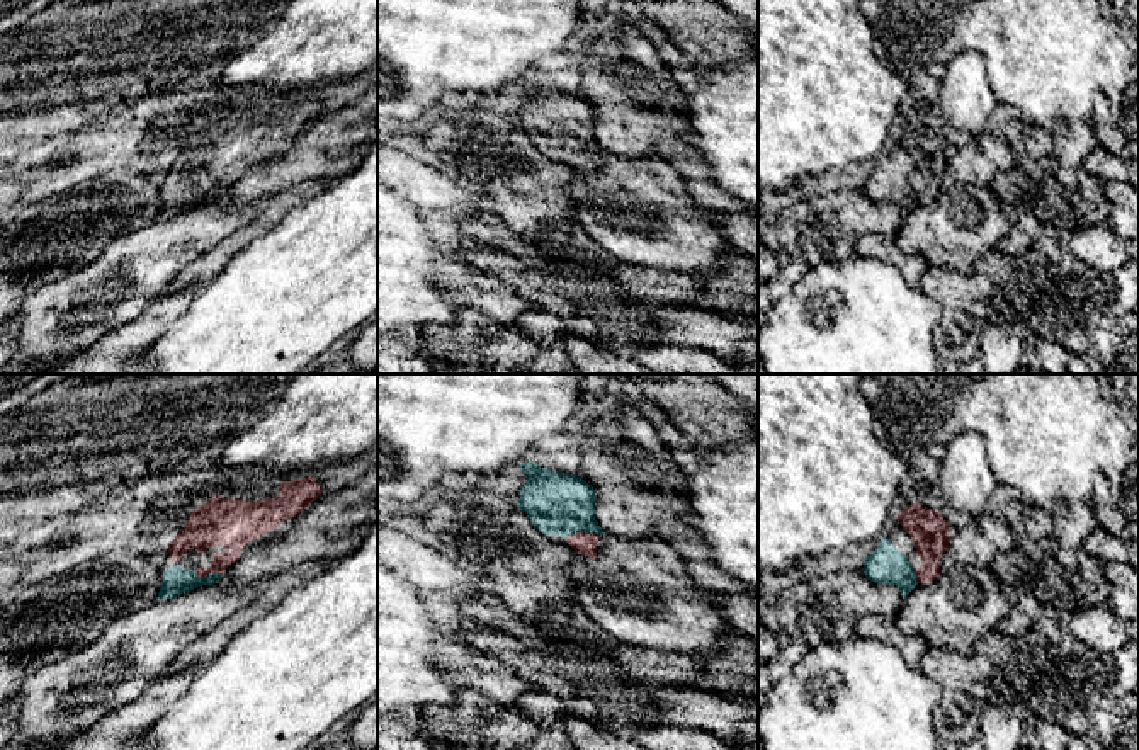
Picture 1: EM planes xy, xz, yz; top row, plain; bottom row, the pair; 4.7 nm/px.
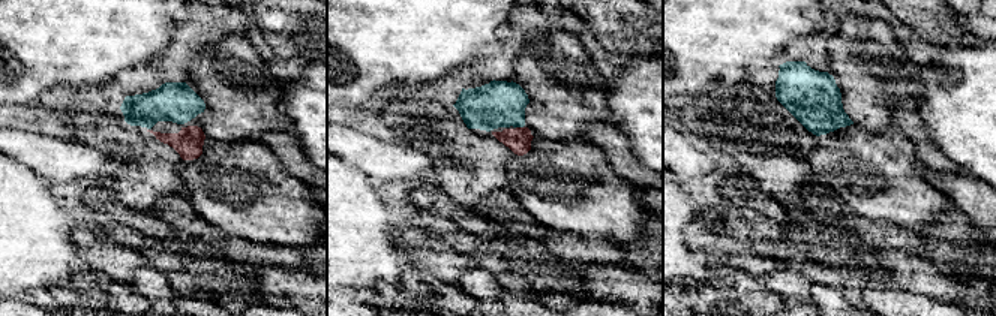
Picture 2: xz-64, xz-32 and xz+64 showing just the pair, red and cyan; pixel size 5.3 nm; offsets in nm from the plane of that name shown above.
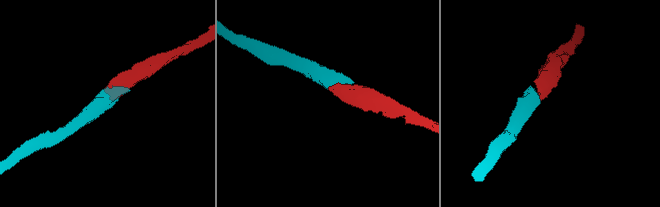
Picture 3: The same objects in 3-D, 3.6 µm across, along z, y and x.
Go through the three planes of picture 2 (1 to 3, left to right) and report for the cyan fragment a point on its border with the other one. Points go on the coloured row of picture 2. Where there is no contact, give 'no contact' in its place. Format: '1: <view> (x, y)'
1: no contact
2: xz-32 (519, 128)
3: no contact

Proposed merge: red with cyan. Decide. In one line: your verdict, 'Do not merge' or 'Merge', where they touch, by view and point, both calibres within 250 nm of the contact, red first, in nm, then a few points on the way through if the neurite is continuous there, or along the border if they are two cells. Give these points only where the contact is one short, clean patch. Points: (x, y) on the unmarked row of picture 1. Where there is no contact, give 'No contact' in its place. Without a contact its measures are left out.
Merge. Touches red at xz (582, 152). Thickness 100 nm (red) against 300 nm. Path across: xz (583, 162), (582, 152), (578, 143), (558, 123)

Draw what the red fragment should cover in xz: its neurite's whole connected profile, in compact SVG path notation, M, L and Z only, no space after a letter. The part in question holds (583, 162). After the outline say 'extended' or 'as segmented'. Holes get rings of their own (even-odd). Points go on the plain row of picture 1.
M520 83L527 100L520 109L518 128L546 155L561 155L580 173L597 179L602 146L595 139L595 109L578 95Z | extended

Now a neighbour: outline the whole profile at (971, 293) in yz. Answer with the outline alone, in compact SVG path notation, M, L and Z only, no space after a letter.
M928 265L918 286L942 304L935 330L940 361L966 362L979 357L979 333L993 313L993 281L978 272Z

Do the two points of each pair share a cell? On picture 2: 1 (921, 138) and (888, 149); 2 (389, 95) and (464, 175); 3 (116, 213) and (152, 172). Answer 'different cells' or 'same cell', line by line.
1: different cells
2: same cell
3: different cells

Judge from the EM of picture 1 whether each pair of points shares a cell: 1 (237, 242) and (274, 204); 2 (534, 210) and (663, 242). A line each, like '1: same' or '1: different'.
1: same
2: different

